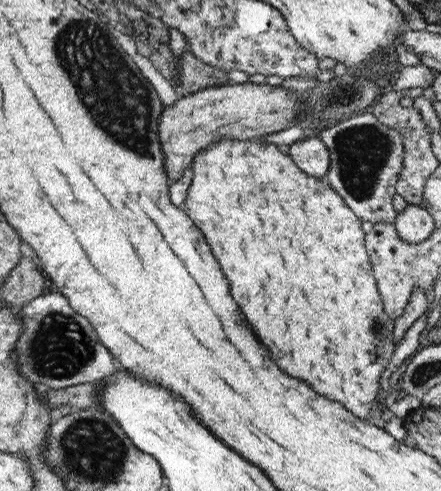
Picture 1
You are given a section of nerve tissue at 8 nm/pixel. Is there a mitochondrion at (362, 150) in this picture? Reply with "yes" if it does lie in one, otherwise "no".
yes

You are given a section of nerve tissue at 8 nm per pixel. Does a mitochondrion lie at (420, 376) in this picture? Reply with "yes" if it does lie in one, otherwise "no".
yes

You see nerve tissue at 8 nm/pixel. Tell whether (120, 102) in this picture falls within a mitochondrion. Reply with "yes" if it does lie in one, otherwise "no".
yes

